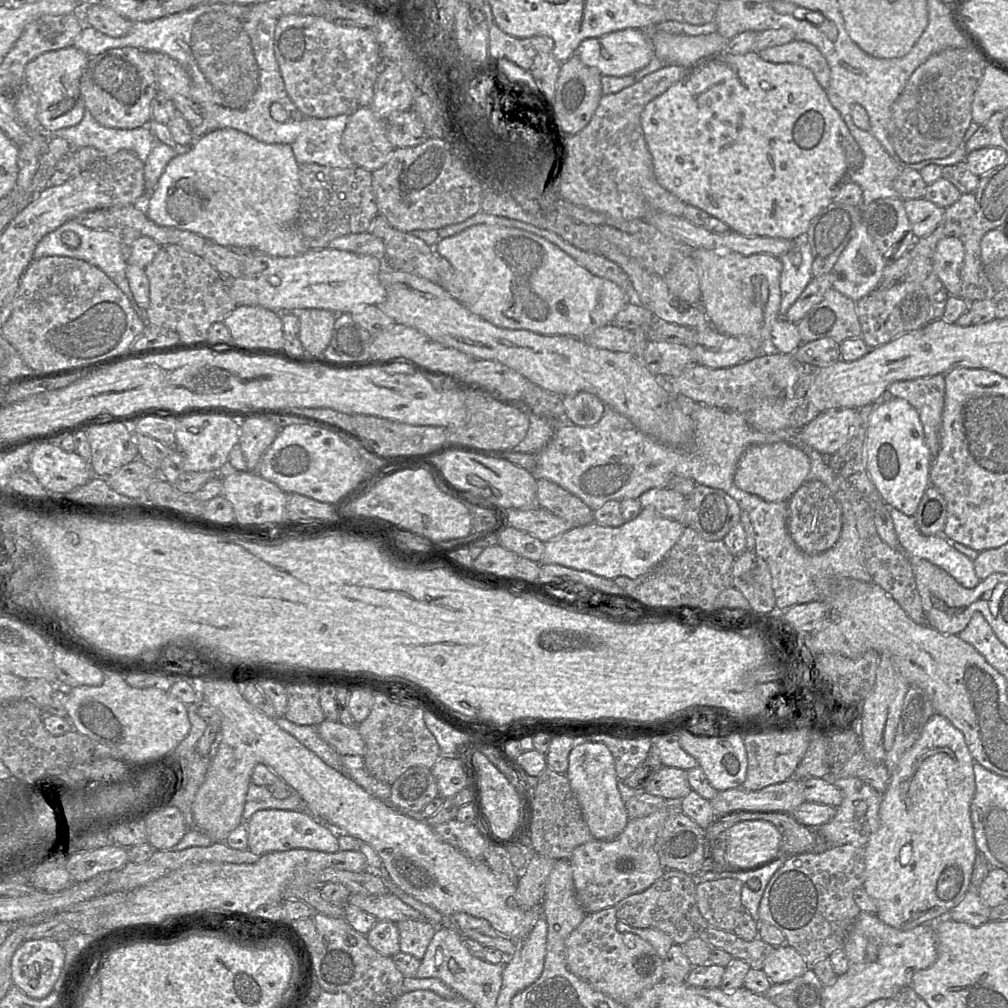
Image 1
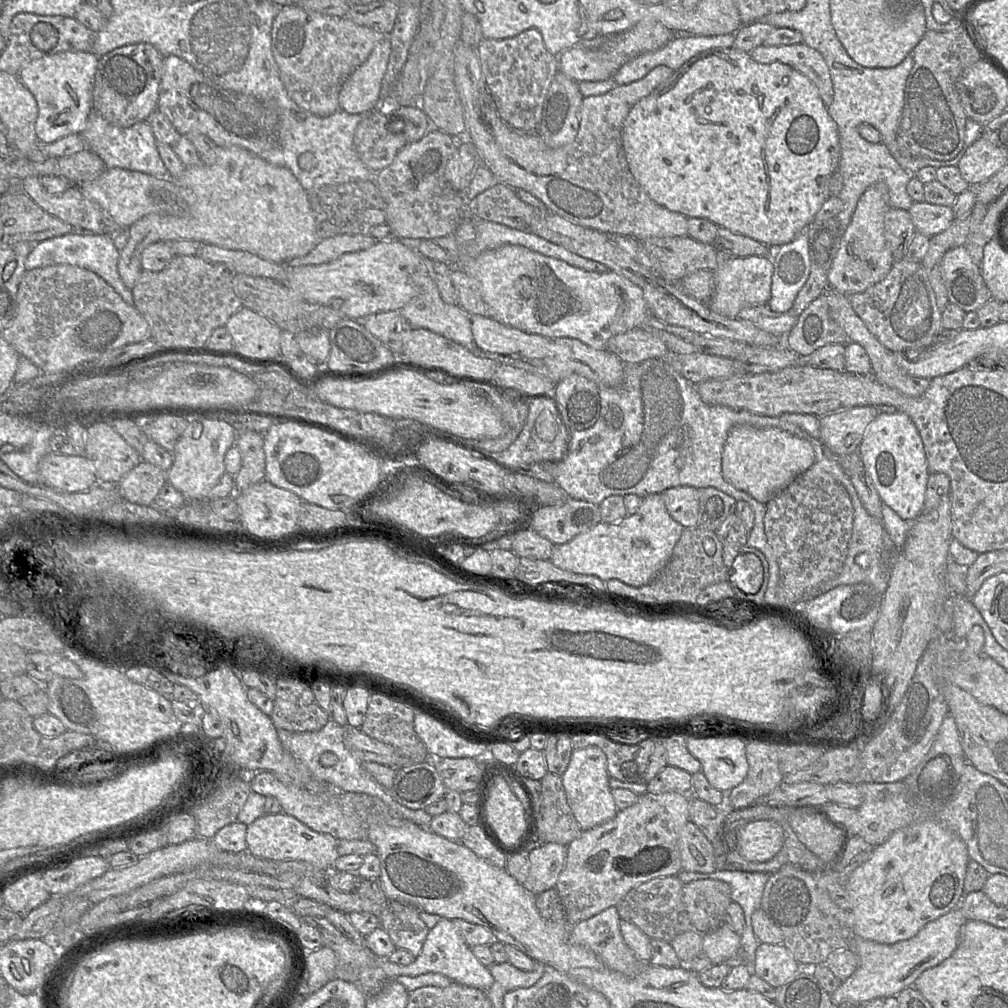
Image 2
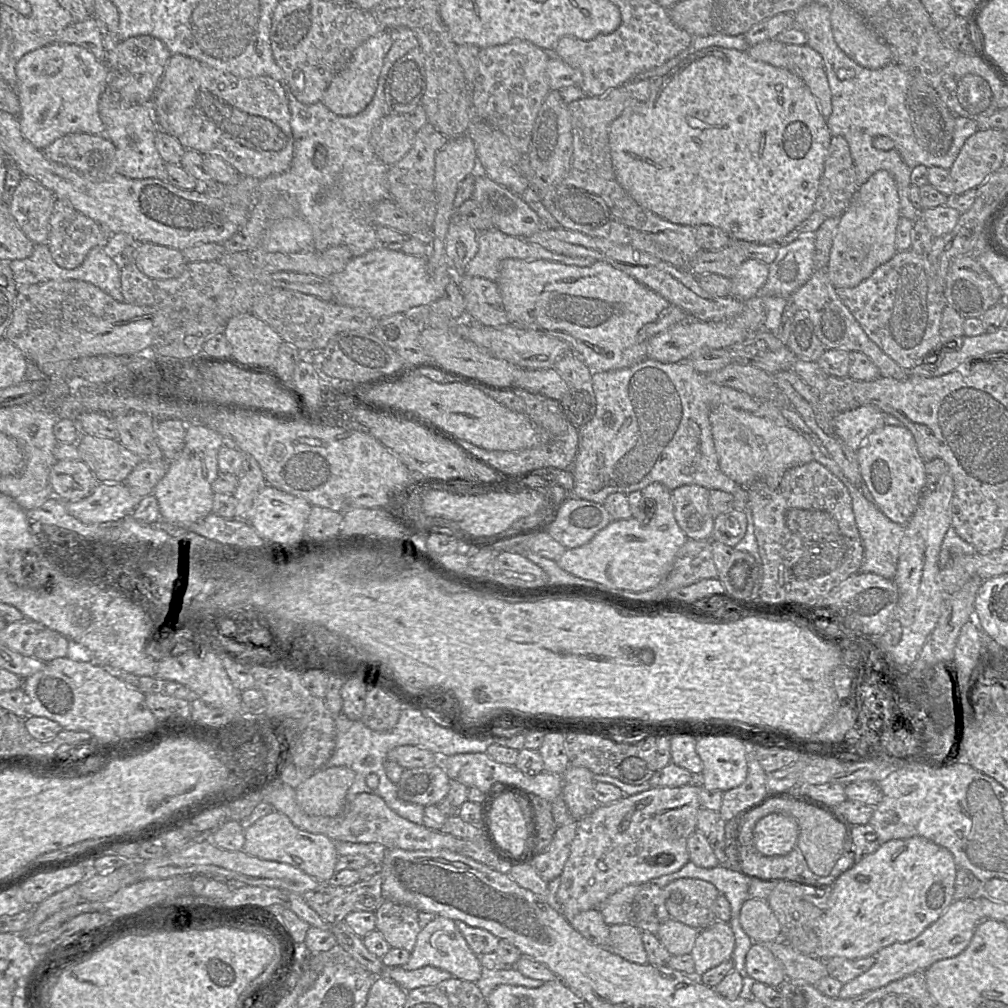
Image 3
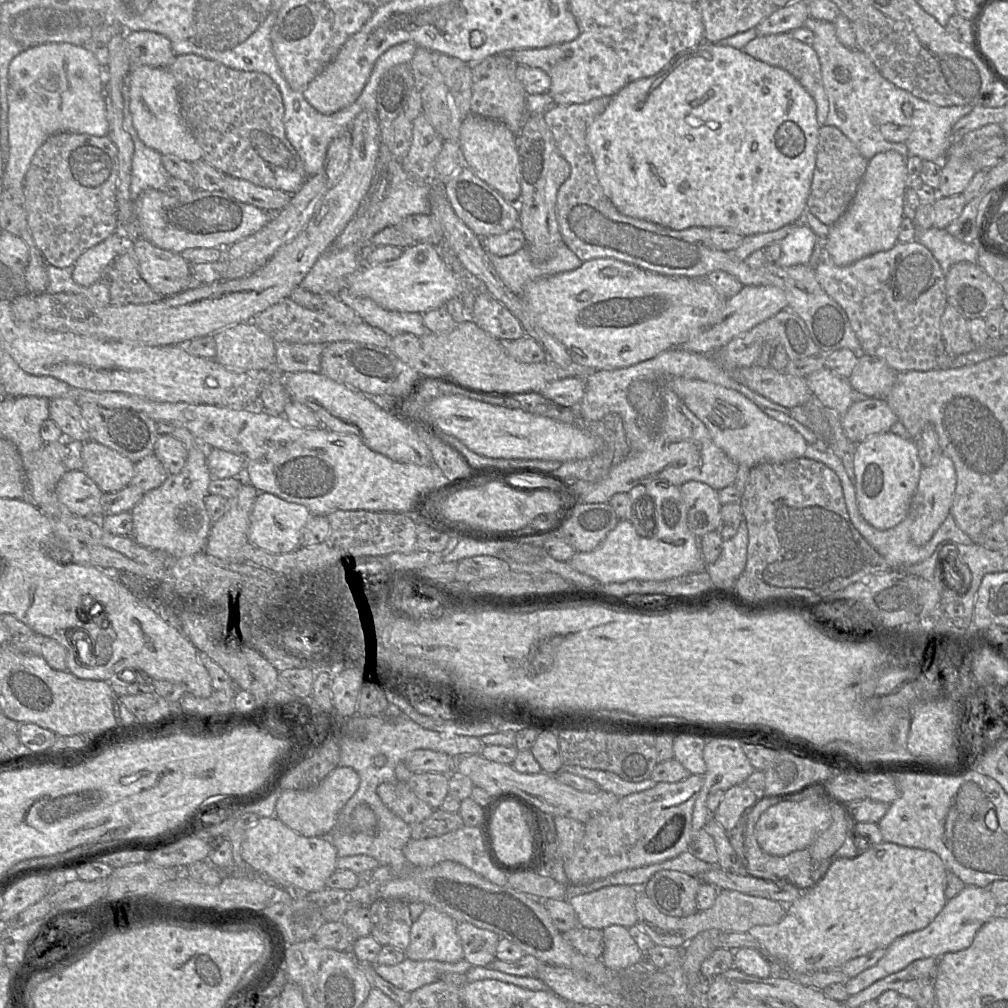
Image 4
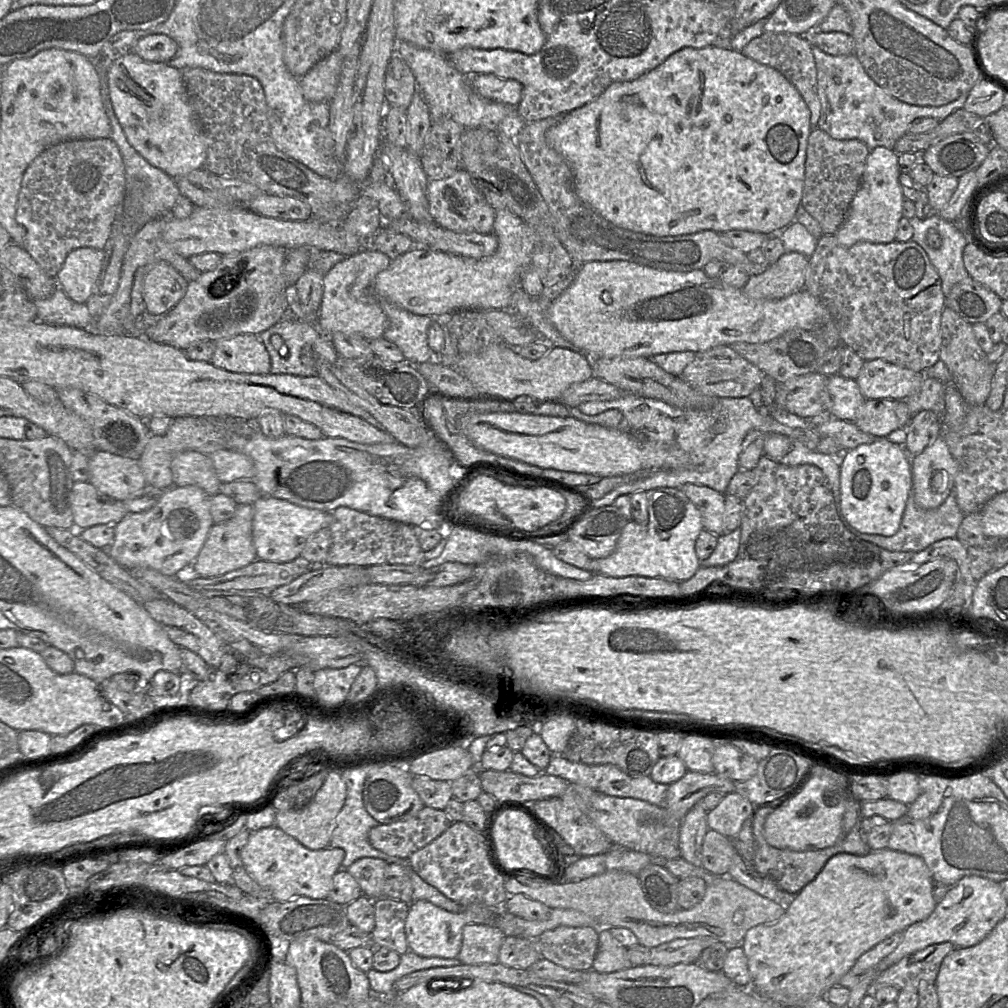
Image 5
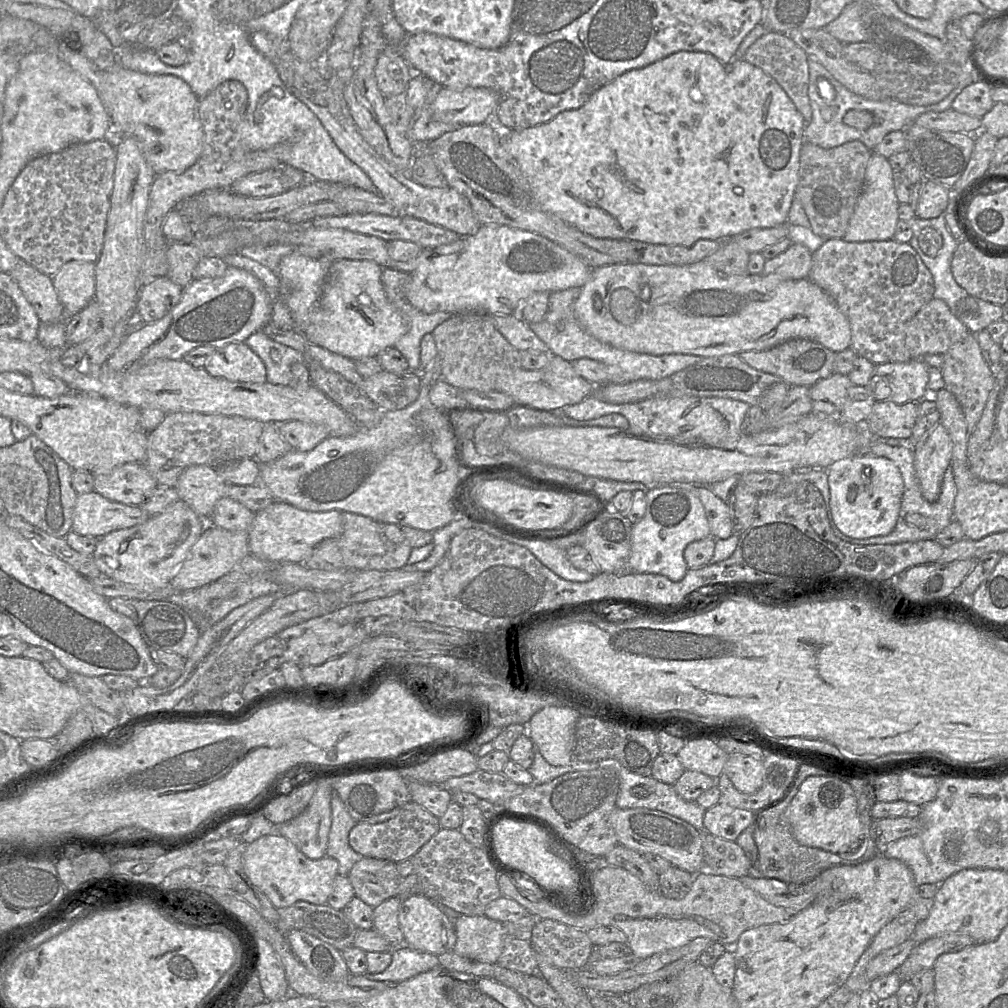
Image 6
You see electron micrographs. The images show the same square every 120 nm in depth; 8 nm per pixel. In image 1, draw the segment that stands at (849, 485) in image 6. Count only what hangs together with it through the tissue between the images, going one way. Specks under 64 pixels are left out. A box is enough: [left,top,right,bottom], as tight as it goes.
[863,397,932,516]

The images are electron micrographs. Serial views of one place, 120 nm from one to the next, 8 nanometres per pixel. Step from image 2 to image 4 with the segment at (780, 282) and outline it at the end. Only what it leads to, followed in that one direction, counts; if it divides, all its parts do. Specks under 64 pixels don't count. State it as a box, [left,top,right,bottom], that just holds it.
[775,224,818,267]

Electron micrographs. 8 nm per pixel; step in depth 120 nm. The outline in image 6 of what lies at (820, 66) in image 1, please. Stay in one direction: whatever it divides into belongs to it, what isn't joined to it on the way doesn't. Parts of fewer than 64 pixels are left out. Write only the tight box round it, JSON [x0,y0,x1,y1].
[742,31,812,125]

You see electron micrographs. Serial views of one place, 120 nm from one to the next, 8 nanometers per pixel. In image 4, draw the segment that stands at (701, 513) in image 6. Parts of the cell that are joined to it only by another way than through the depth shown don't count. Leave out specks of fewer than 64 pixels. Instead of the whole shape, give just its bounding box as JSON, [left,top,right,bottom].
[568,480,707,583]

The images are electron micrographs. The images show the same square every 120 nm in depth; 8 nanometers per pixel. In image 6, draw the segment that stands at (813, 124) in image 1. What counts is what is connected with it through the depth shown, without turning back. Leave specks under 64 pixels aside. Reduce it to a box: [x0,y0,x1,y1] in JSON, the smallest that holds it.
[501,51,805,246]

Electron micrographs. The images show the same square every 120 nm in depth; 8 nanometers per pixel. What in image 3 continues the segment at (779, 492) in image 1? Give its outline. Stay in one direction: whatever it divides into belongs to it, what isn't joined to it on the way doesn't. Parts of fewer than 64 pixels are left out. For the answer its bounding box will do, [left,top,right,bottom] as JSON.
[709,404,814,487]

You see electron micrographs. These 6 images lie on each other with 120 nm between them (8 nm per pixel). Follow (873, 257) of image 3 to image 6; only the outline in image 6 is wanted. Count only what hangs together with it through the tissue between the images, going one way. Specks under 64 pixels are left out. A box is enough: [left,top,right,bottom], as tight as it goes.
[843,153,899,242]

